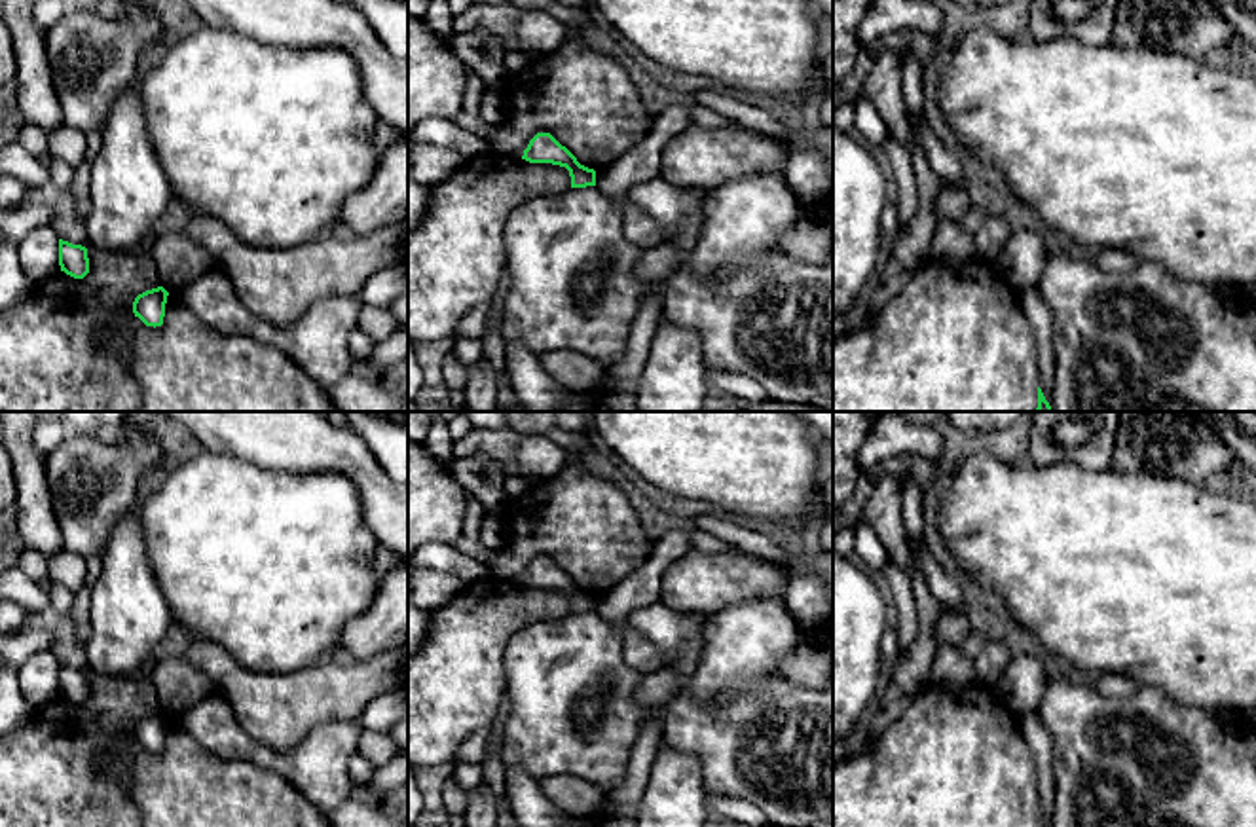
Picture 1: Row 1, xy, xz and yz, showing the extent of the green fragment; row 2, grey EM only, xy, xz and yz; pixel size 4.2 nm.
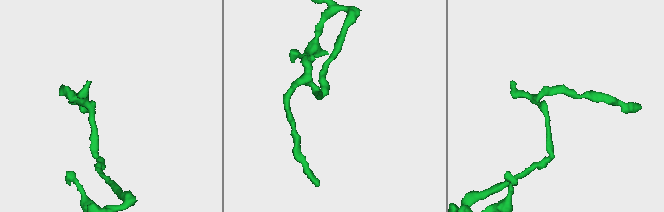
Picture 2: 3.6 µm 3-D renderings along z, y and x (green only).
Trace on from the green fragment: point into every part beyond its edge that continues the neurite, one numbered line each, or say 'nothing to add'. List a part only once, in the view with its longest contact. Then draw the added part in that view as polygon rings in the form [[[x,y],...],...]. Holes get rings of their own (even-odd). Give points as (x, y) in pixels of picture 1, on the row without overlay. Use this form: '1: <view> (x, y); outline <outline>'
nothing to add

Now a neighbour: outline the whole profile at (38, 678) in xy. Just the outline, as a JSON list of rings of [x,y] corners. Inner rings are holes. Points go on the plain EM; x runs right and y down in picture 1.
[[[49,649],[32,654],[21,666],[19,689],[34,709],[61,696],[59,660]]]

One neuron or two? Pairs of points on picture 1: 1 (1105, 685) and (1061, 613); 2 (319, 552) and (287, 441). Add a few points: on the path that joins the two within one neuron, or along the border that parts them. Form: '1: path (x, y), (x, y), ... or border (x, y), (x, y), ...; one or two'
1: border (1093, 676), (1124, 674), (1139, 687); two
2: border (253, 461), (264, 469), (342, 473); two

